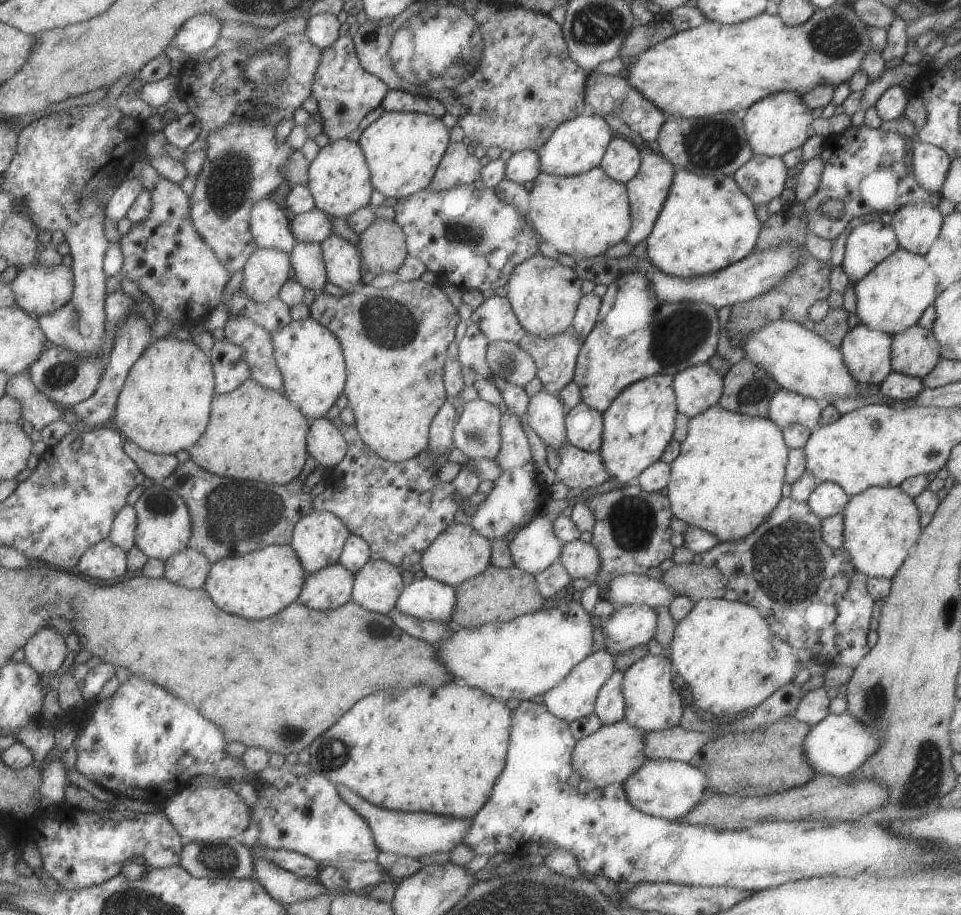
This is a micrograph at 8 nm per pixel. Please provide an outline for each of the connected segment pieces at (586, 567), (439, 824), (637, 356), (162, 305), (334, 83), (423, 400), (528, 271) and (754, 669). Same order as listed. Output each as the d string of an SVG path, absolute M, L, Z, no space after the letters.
M576 540L565 543L559 560L569 571L573 580L576 578L586 578L595 582L595 578L600 569L599 555L591 543L583 540Z
M338 783L337 788L341 798L370 822L373 832L376 834L376 843L383 853L393 853L417 859L428 854L431 856L435 852L451 852L459 844L465 843L464 839L474 825L474 820L471 817L462 819L461 817L427 814L427 812L408 813L386 809L370 803L364 796L357 794L346 784Z
M625 273L613 283L606 286L606 293L600 298L600 309L595 326L583 341L578 356L577 372L574 381L582 392L583 403L600 413L607 410L617 395L638 380L651 375L675 373L704 363L716 354L719 338L717 309L705 303L662 303L659 302L649 286L648 279L641 273Z
M159 177L152 190L152 201L151 214L145 220L132 224L130 231L122 238L125 260L119 276L136 282L139 289L153 299L160 312L153 323L155 337L166 337L174 335L179 329L199 328L223 298L223 290L231 272L197 230L196 221L192 217L191 197L187 196L180 184Z
M347 32L333 46L322 51L320 67L316 72L312 95L318 103L318 110L323 120L323 132L329 135L331 142L347 139L353 130L359 129L365 116L382 106L391 90L381 77L370 73L361 64L356 41Z
M418 278L384 289L364 284L343 296L321 291L310 304L311 317L329 328L344 345L348 364L348 383L344 394L355 413L355 424L361 438L387 460L400 463L414 459L431 446L433 419L449 400L444 383L445 365L450 358L448 350L455 340L455 330L462 319L447 293L440 281L427 283Z
M537 253L519 264L513 271L507 286L507 296L512 302L517 318L528 333L543 338L554 337L574 326L577 311L584 296L581 281L573 267L563 266L559 260Z
M722 598L694 602L687 616L675 624L667 658L675 674L680 674L689 685L693 705L715 714L717 718L724 714L728 718L737 717L752 710L773 691L791 682L797 673L799 662L795 650L771 632L758 610L737 600L728 601Z

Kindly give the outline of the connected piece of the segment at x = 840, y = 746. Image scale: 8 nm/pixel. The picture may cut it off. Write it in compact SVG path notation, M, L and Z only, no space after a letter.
M844 712L840 715L829 713L823 720L809 727L802 740L802 755L805 762L819 776L843 777L852 773L880 745L880 735Z

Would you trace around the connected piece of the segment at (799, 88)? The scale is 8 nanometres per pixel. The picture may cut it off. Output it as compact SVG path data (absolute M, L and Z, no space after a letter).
M843 3L815 9L809 20L797 26L786 25L772 9L744 21L723 24L705 21L686 31L674 32L669 38L649 47L635 60L627 62L625 78L659 110L684 119L717 113L742 113L750 104L767 95L783 91L802 97L815 87L833 87L847 83L862 69L864 56L872 50L866 24Z

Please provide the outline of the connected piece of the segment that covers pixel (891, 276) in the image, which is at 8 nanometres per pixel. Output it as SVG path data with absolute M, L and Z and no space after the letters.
M897 249L876 264L854 284L857 322L893 336L914 325L920 314L938 295L937 288L921 276L921 255Z

